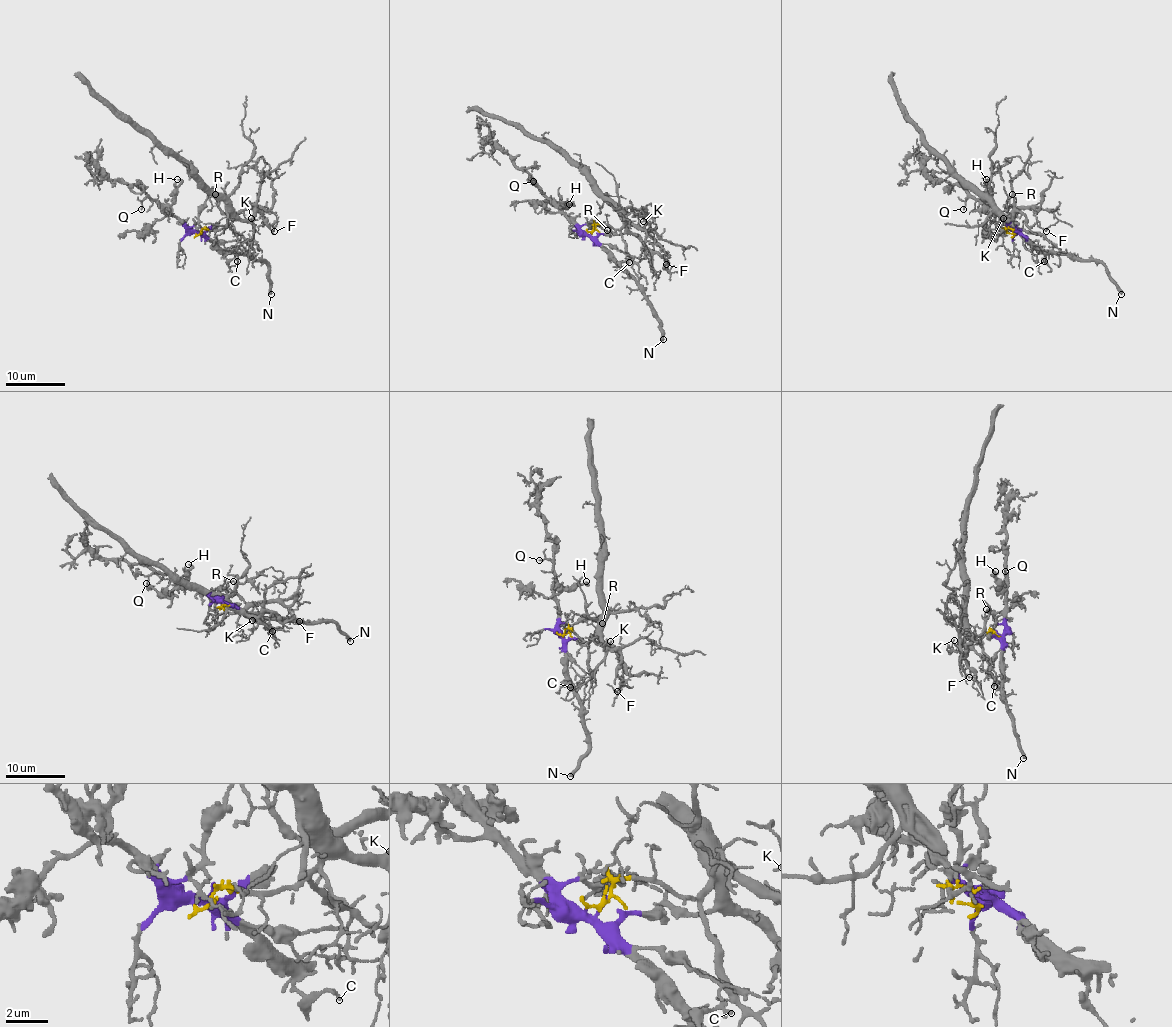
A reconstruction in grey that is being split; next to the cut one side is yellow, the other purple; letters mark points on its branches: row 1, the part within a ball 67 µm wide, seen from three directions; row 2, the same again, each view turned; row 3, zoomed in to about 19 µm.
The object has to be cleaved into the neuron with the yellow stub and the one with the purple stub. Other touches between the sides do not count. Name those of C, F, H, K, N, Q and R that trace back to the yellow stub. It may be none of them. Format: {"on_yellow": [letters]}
{"on_yellow": ["F", "K", "R"]}

